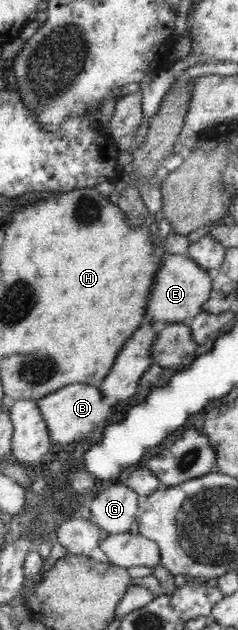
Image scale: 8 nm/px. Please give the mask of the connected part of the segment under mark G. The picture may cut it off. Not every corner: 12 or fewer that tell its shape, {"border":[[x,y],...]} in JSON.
{"border":[[120,479],[90,501],[109,534],[137,521],[141,498]]}

